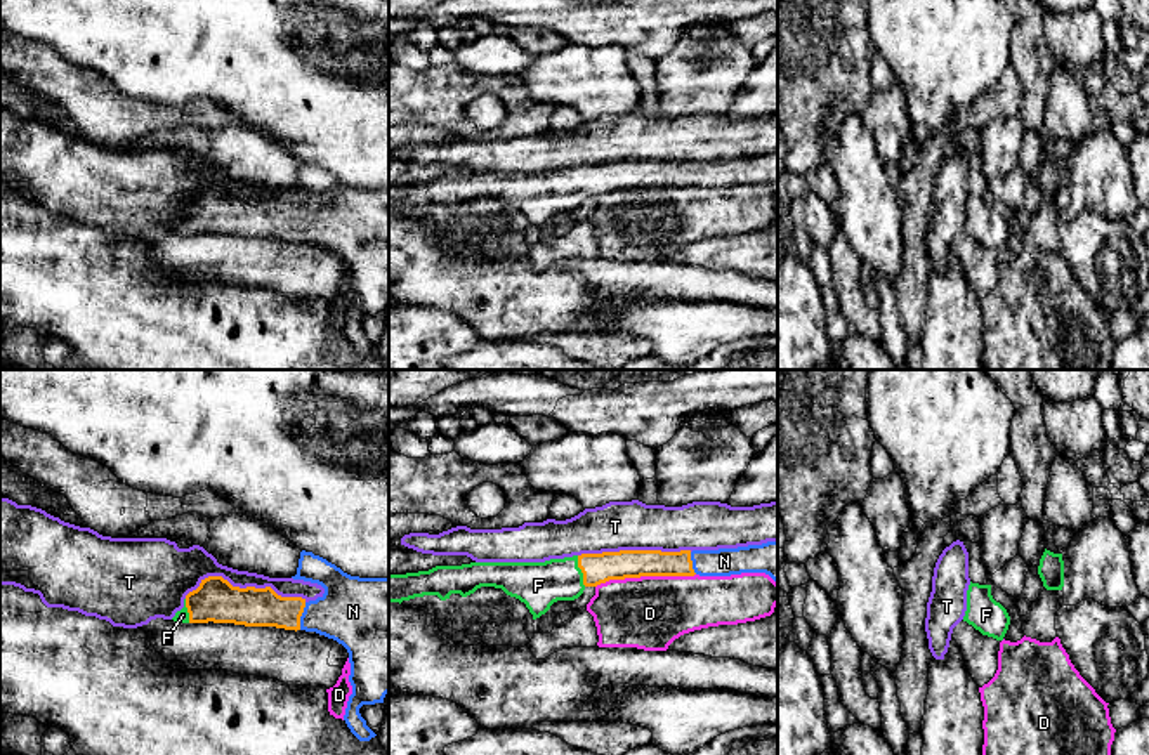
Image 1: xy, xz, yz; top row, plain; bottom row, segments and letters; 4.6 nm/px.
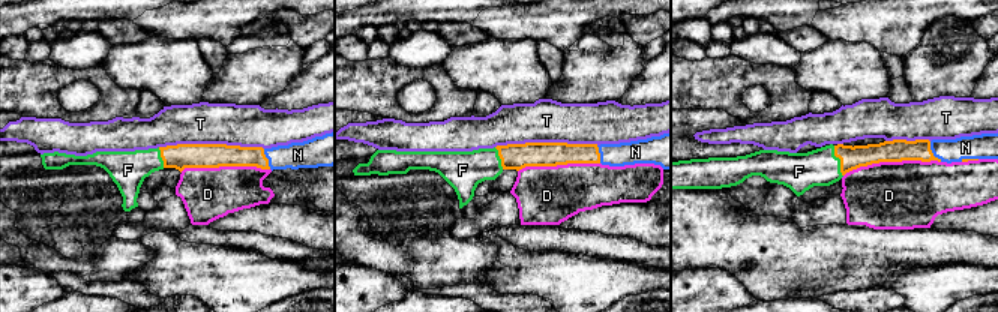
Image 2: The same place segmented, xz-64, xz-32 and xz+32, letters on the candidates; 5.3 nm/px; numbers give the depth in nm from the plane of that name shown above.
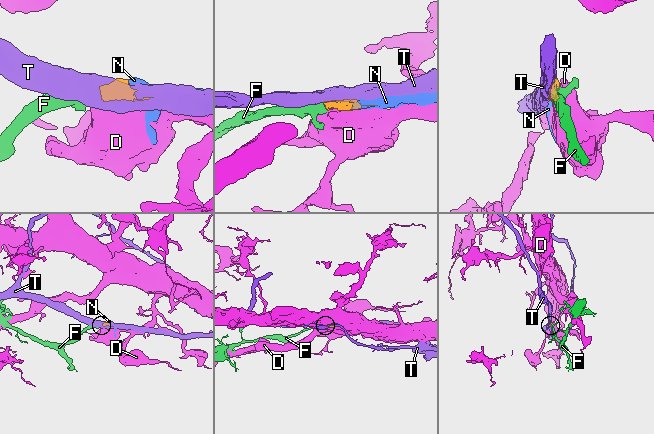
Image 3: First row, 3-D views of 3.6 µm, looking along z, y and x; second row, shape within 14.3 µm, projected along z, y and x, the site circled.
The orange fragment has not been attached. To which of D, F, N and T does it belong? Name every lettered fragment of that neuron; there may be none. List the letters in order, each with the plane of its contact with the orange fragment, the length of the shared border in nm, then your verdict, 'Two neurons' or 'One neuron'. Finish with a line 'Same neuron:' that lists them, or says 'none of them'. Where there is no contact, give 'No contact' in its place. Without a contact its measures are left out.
D: Touches orange in xz. Shared border 460 nm. Two neurons
F: Touches orange in xz. Shared border 150 nm. One neuron
N: Touches orange in xy. Shared border 130 nm. One neuron
T: Touches orange in xy. Shared border 550 nm. Two neurons
Same neuron: F, N

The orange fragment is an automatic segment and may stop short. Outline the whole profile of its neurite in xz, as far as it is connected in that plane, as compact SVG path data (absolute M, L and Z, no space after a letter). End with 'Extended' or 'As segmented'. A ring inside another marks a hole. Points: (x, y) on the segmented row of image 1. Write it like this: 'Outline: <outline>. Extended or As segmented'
Outline: M778 542L719 550L620 550L545 562L470 562L389 574L389 602L423 595L467 597L481 587L502 588L526 604L533 620L557 601L574 601L587 587L640 576L731 576L765 573L778 583Z. Extended

